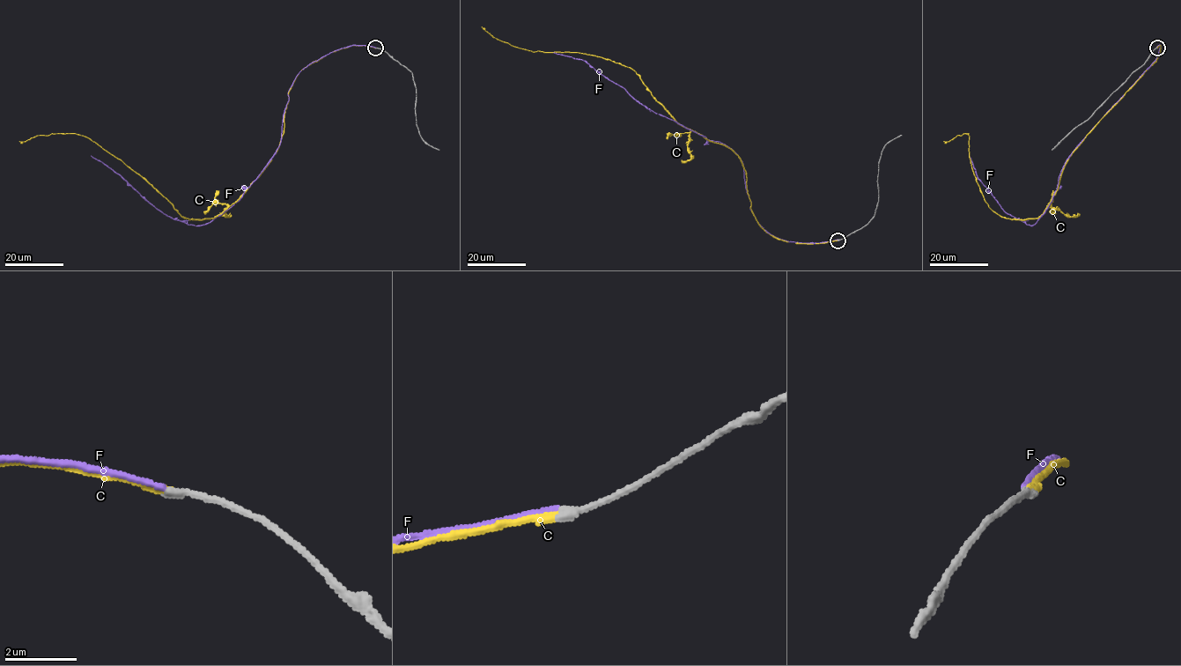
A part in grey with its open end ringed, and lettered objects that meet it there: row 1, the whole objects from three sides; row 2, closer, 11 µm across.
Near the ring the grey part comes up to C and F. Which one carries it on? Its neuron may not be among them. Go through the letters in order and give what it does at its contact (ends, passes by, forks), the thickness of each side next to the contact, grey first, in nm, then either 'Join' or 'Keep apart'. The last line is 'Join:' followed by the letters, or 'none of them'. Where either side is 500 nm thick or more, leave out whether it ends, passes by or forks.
C: It ends there. Thickness 240 nm (grey) against 220 nm. Join
F: It ends there. Thickness 240 nm (grey) against 140 nm. Keep apart
Join: C

